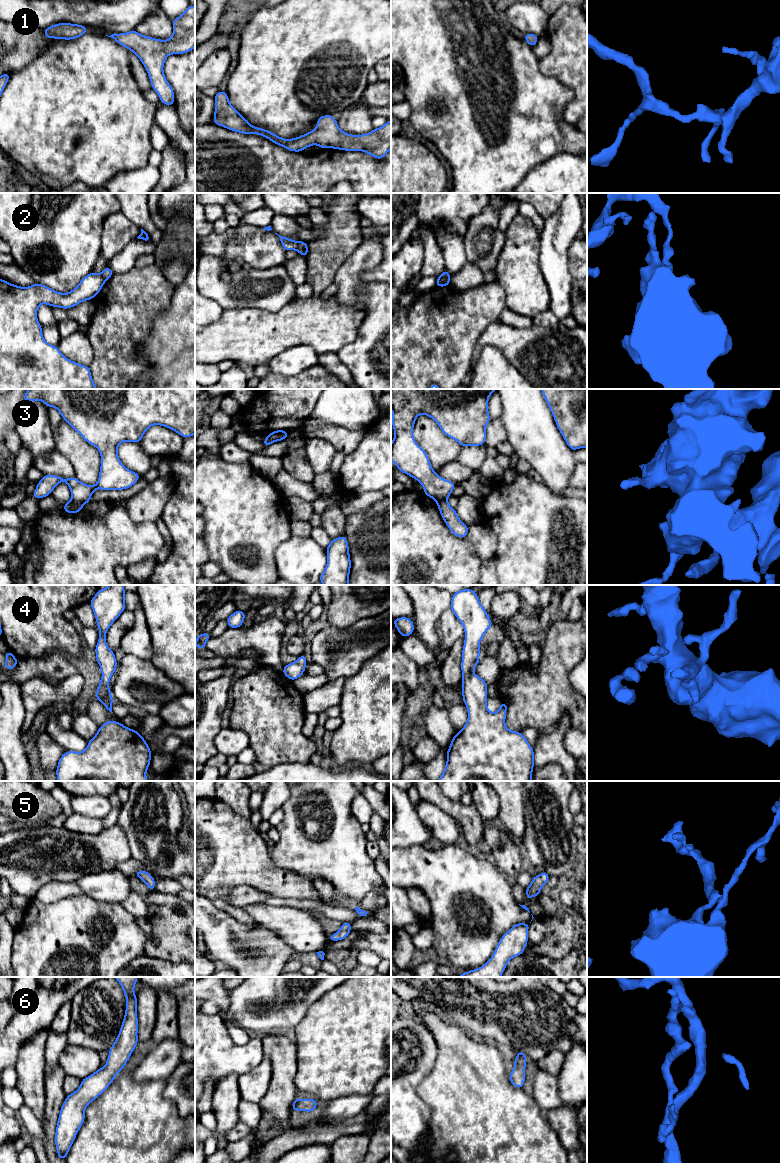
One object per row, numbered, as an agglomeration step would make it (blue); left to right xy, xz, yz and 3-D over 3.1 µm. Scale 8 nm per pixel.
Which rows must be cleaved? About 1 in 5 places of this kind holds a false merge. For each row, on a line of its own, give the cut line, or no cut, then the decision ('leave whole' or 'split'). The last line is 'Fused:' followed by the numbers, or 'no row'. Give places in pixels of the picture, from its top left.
1: no cut; leave whole
2: cut in xz along (299, 241), (296, 249); split
3: cut in xy along (71, 499), (82, 505); split
4: no cut; leave whole
5: no cut; leave whole
6: no cut; leave whole
Fused: 2, 3

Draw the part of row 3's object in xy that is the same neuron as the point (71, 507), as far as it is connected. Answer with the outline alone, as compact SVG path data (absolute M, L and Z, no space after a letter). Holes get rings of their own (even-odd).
M71 500L68 503L63 504L63 509L66 513L75 514L83 509L83 505Z

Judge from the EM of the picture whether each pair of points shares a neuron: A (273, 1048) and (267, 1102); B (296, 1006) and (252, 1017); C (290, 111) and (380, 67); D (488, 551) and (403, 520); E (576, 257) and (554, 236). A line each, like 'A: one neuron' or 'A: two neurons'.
A: one neuron
B: one neuron
C: two neurons
D: two neurons
E: two neurons

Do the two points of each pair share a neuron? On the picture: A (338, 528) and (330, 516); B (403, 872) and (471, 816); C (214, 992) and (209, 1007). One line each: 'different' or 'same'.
A: same
B: different
C: different

